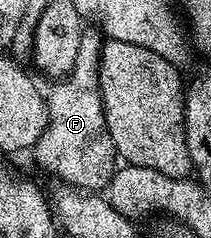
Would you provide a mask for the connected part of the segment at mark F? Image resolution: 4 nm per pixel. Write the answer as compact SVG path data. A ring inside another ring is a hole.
M85 31L80 38L78 46L78 58L68 75L57 79L52 88L52 93L46 96L48 110L48 124L44 133L38 138L34 147L36 160L52 176L60 179L61 185L78 188L81 190L100 190L112 179L113 172L118 167L118 157L114 142L108 136L108 127L104 121L104 107L100 97L98 86L98 70L100 69L100 45L101 37L94 33Z

